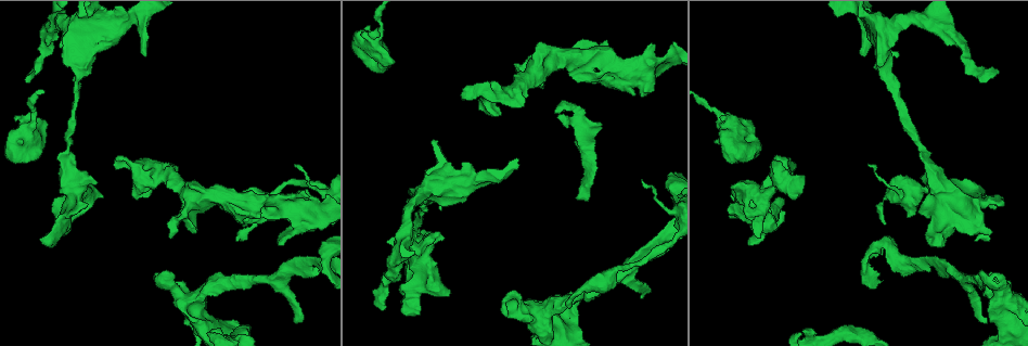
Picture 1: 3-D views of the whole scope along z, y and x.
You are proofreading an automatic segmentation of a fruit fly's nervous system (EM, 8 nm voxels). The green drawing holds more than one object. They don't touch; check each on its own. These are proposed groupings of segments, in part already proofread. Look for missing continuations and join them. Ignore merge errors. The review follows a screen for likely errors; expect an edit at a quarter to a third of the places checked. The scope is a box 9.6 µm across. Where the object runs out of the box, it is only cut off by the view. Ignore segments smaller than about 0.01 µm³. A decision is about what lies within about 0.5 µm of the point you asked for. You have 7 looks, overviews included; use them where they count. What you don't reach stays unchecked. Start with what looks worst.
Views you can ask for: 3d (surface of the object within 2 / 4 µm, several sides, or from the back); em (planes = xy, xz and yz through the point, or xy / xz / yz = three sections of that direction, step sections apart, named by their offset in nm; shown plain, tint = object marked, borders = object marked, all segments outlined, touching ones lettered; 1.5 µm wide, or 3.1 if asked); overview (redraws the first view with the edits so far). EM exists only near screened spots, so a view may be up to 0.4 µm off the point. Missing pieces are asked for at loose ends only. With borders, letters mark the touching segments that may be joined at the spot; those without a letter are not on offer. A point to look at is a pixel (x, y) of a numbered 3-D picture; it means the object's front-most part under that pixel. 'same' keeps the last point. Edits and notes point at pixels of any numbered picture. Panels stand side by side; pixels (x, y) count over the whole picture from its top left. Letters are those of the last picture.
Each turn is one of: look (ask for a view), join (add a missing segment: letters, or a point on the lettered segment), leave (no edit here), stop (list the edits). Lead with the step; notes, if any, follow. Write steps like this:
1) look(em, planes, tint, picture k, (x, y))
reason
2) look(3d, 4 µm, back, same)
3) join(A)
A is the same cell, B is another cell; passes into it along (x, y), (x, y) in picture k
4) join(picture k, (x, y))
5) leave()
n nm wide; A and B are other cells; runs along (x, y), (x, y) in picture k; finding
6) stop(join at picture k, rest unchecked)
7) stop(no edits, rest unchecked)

look(3d, 4 µm, picture 1, (169, 238))
branch stops here

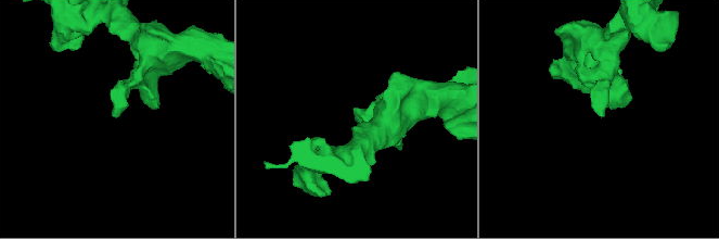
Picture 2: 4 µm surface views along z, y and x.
look(em, yz, step 4, tint, picture 2, (359, 117))
need the tissue

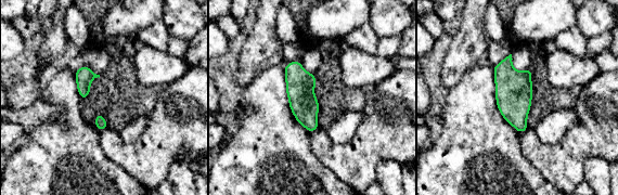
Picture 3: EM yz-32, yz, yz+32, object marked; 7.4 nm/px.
look(em, planes, borders, same)

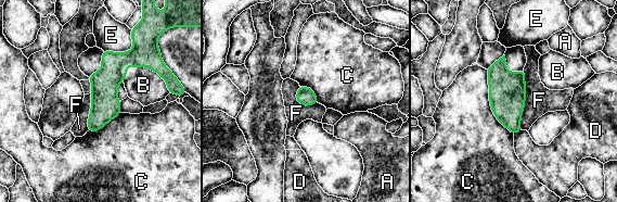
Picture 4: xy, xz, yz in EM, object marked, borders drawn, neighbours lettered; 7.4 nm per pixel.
leave()
A, B, C, D, E and F are other cells; border along (524, 70), (521, 129) in picture 4; no lettered segment goes on from it

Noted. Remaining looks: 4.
look(em, planes, tint, picture 1, (989, 232))

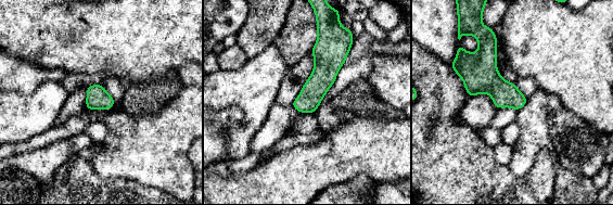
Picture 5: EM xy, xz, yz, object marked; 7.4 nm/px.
look(em, planes, borders, same)
see the neighbours

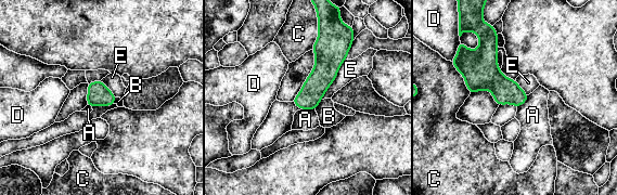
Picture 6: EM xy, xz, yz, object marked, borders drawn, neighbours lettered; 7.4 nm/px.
leave()
A, B, C, D and E are other cells; border along (528, 95), (517, 107) in picture 6; none of them fits

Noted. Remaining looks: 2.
stop(no edits, rest unchecked)

